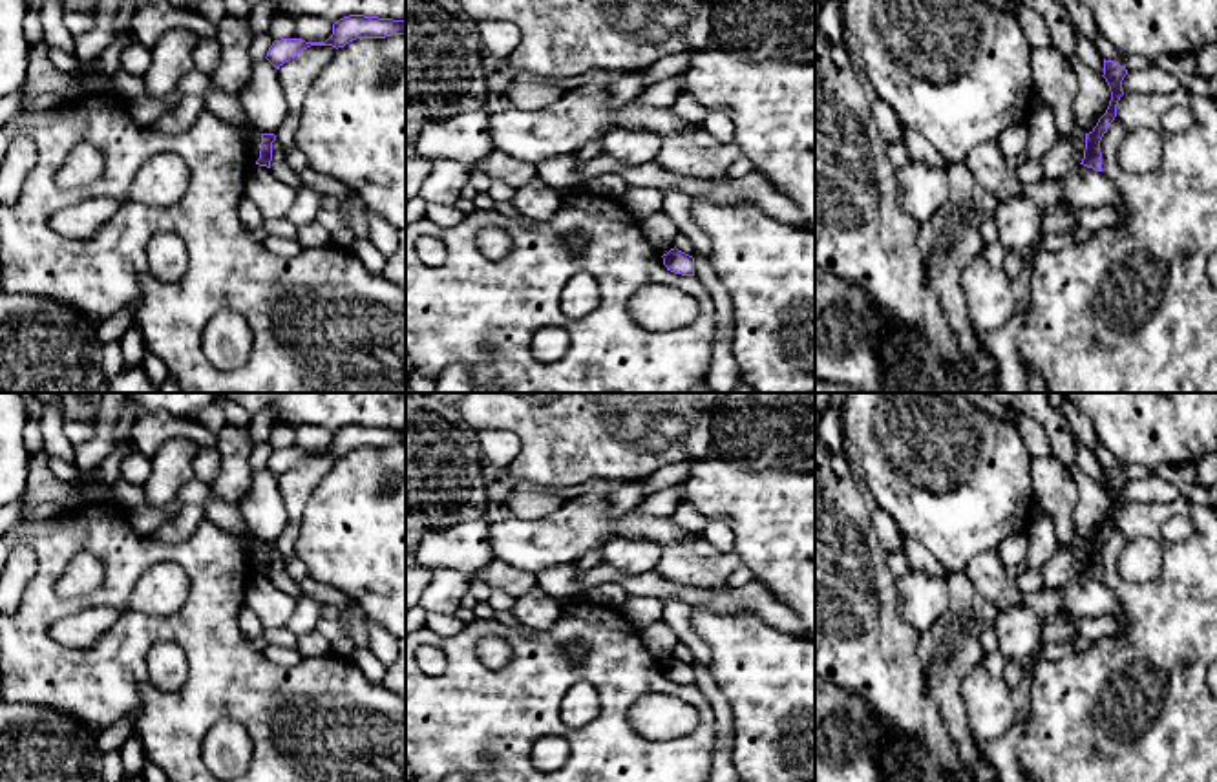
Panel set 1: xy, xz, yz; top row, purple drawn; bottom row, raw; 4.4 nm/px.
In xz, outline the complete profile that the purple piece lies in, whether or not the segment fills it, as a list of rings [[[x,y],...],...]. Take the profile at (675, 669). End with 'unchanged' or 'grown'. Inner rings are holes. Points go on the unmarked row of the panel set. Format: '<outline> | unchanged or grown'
[[[674,656],[661,667],[663,667],[663,674],[667,676],[667,680],[674,683],[682,683],[682,685],[694,685],[694,667],[693,665]]] | unchanged

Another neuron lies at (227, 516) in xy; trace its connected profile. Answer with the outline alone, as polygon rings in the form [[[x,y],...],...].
[[[192,477],[185,482],[177,493],[177,501],[199,504],[205,510],[205,517],[216,523],[219,528],[234,534],[245,544],[252,572],[259,568],[261,541],[250,532],[243,512],[238,502],[228,502],[217,497],[210,484]]]

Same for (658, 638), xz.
[[[658,621],[640,630],[643,647],[660,661],[667,663],[674,658],[674,649],[680,643],[674,630],[665,623]]]

